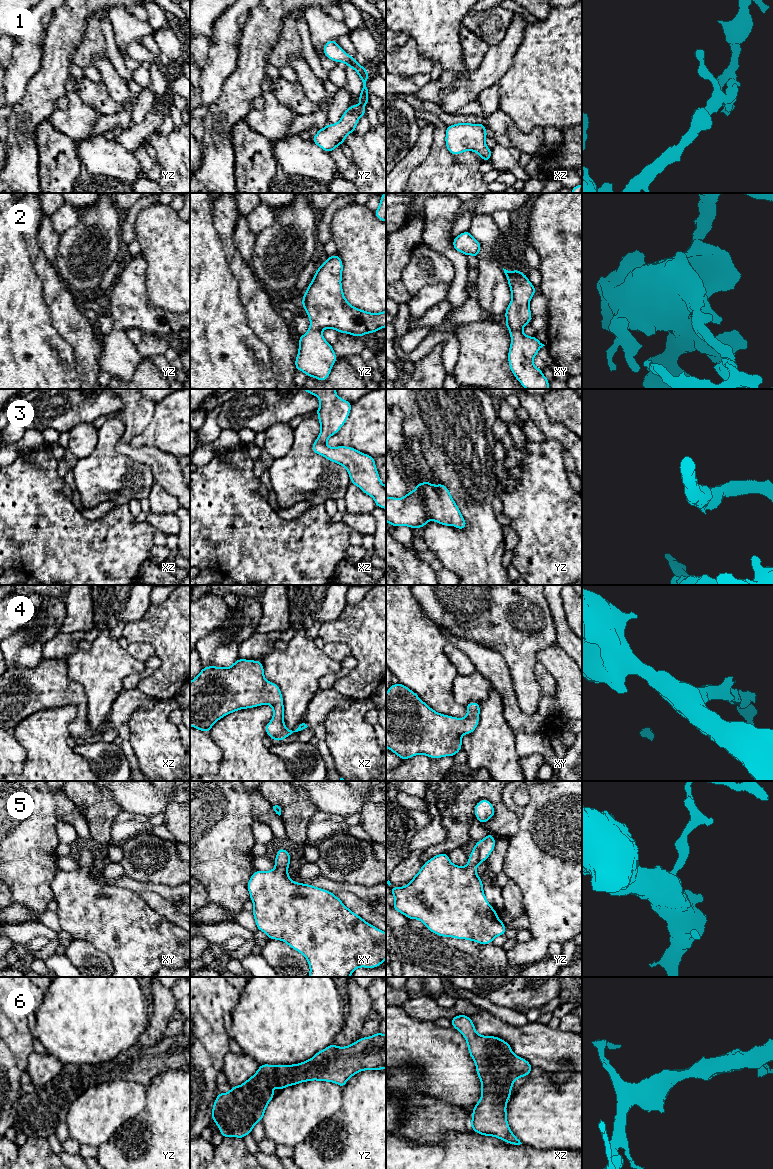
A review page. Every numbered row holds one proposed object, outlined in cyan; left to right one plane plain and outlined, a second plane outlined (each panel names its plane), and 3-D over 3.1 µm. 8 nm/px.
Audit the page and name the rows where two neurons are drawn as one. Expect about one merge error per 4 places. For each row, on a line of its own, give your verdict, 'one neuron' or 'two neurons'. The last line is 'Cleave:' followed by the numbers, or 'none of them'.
1: one neuron
2: one neuron
3: one neuron
4: one neuron
5: one neuron
6: one neuron
Cleave: none of them

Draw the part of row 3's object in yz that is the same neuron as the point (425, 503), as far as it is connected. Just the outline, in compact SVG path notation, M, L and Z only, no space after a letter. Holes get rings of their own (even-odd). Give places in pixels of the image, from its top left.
M425 481L417 483L416 488L412 492L408 492L403 498L386 496L386 522L389 522L393 527L423 528L430 520L444 526L453 525L459 530L467 526L456 502L445 485L438 483L434 486Z

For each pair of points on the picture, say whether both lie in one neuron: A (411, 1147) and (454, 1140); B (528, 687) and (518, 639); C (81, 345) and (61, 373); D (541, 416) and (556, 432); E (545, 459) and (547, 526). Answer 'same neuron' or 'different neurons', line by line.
A: same neuron
B: same neuron
C: different neurons
D: same neuron
E: same neuron

